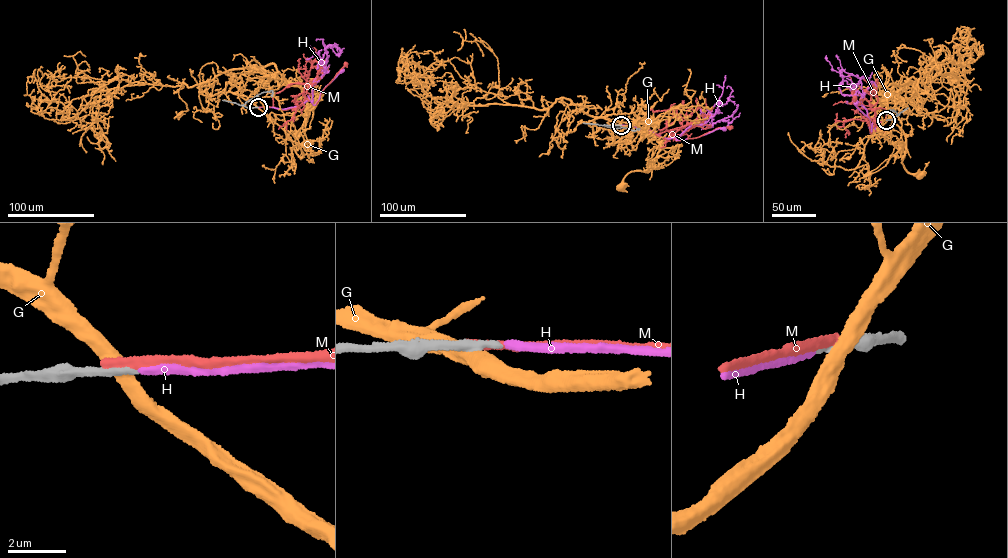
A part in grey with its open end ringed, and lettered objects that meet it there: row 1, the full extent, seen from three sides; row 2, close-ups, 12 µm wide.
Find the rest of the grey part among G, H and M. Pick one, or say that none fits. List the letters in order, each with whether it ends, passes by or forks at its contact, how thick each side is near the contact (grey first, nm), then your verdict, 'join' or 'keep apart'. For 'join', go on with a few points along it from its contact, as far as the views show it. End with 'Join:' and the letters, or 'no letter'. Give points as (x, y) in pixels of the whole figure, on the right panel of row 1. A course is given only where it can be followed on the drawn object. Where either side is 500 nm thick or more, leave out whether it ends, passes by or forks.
G: 400 nm thick on the grey side, 500 nm on the other; keep apart
H: it ends there; 240 nm thick on the grey side, 280 nm on the other; join; it runs (886, 120), (875, 130), (872, 127), (871, 133), (869, 119), (855, 103)
M: it ends there; 360 nm thick on the grey side, 360 nm on the other; keep apart
Join: H

